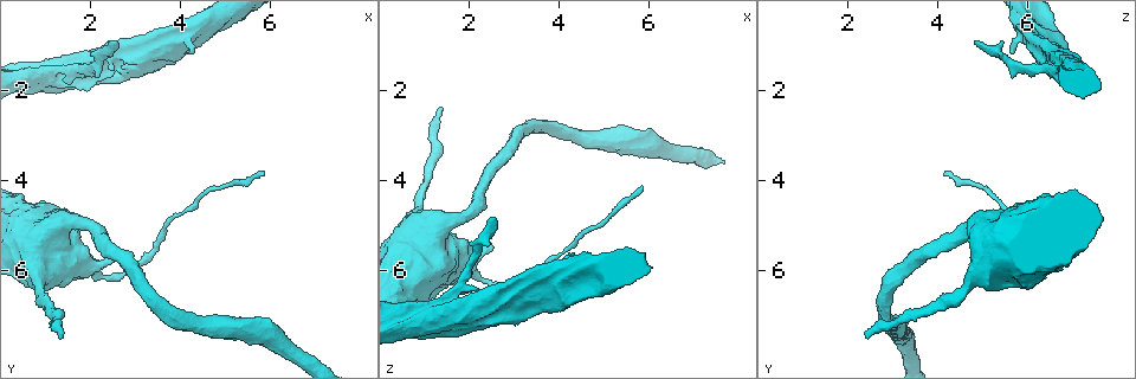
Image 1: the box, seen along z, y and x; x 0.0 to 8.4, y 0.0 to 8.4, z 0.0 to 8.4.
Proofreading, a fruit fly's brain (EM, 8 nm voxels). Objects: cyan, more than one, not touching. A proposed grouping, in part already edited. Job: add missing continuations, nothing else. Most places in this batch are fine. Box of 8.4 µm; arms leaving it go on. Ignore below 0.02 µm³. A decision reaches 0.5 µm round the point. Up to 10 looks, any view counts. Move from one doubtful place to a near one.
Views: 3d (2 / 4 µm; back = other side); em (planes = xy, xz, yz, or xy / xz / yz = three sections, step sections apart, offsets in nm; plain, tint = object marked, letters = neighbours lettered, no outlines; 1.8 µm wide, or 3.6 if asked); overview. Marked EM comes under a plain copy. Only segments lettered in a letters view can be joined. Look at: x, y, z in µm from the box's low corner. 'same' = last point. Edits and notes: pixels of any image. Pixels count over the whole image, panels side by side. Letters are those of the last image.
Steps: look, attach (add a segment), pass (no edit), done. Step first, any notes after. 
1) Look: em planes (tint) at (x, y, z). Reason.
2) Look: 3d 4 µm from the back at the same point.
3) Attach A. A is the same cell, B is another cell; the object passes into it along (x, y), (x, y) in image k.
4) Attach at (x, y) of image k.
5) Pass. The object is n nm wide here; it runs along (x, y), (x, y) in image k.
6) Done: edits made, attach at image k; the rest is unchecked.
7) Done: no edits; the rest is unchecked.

Look: em planes (letters) at (2.50, 1.00, 4.85). Thin end.

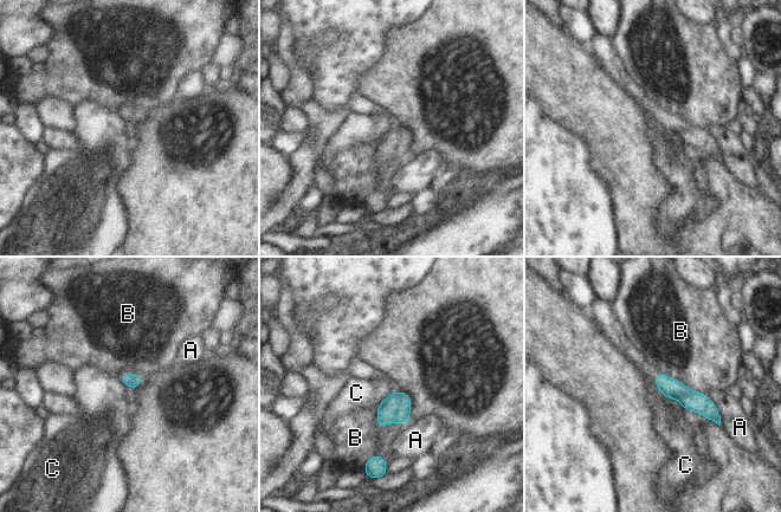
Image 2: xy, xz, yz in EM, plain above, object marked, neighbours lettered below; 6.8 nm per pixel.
Pass. A, B and C are other cells; it runs along (657, 380), (699, 402), (717, 419) in image 2; none of them fits.

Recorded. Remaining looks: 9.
Look: em yz step 16 (letters) at (2.55, 5.70, 5.45). Thick end.

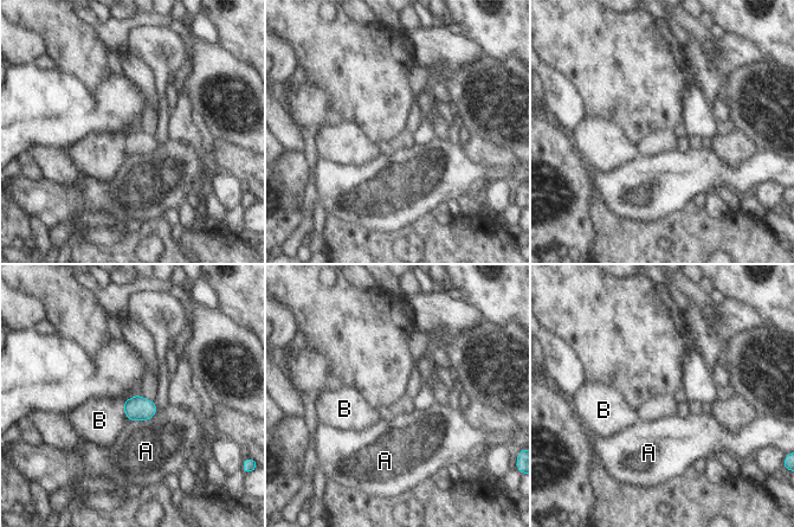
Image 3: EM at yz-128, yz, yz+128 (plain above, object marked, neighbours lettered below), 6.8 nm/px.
Look: em planes (letters) at the same point.

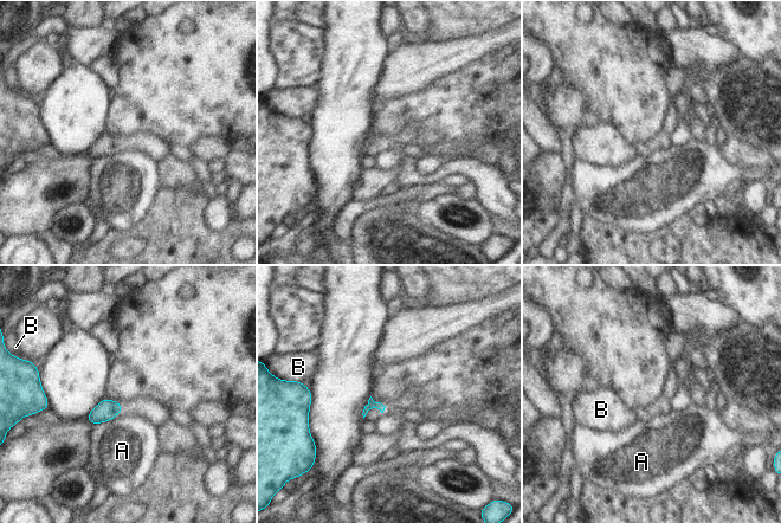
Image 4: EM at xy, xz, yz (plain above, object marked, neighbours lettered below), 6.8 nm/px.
Pass. A and B are other cells; a border runs along (120, 412), (111, 419), (95, 425) in image 4; no lettered segment goes on from it.

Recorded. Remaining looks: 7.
Look: 3d 4 µm at (1.35, 7.50, 2.45). An open end.

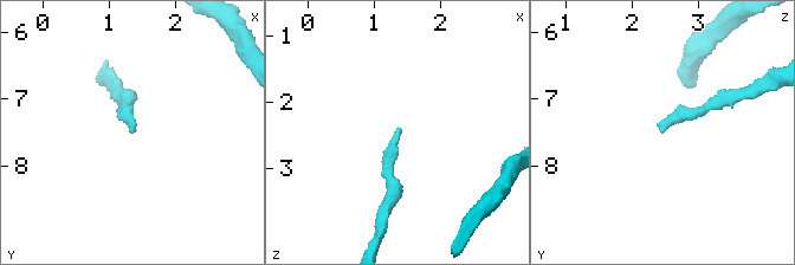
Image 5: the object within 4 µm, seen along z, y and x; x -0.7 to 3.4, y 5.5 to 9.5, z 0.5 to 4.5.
Look: em 3.6 µm planes (tint) at (1.35, 7.50, 2.45). Shape alone is not enough.

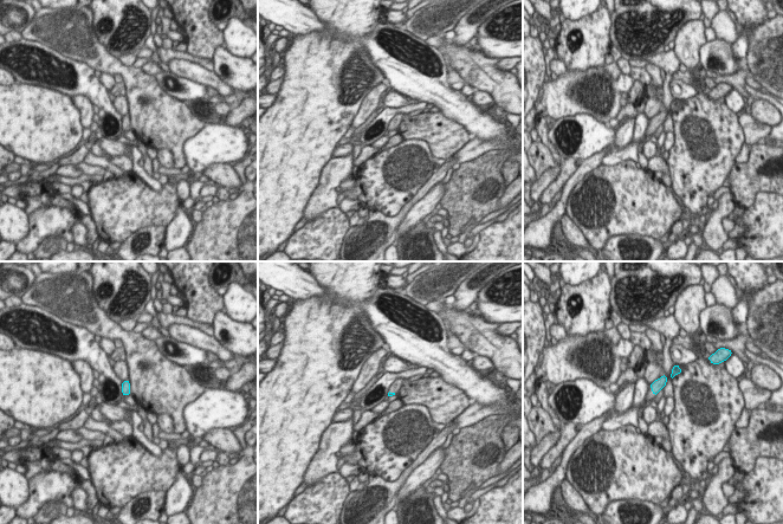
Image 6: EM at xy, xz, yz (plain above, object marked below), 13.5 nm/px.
Look: em 3.6 µm planes (letters) at the same point.

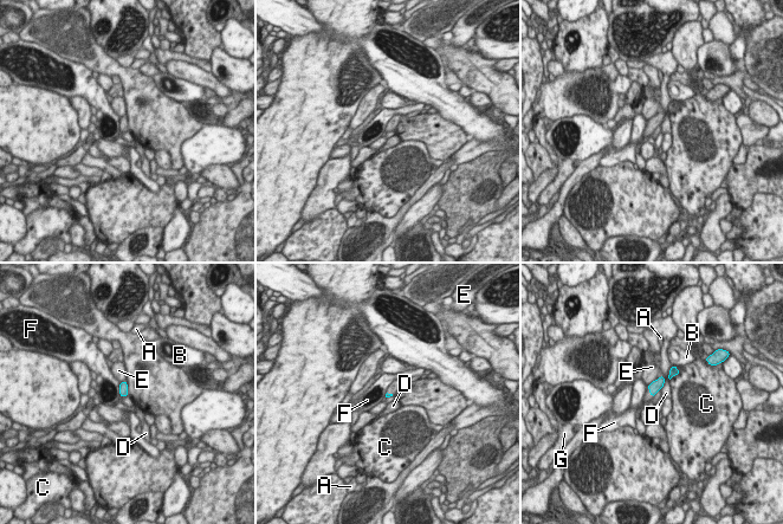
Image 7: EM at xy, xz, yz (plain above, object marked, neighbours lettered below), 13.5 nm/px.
Attach G. G is the same cell, A, B, C, D, E and F are other cells; the object passes into it along (655, 386), (651, 394), (648, 398) in image 7; it goes on there.

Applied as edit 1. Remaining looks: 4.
Look: overview. Redraw.

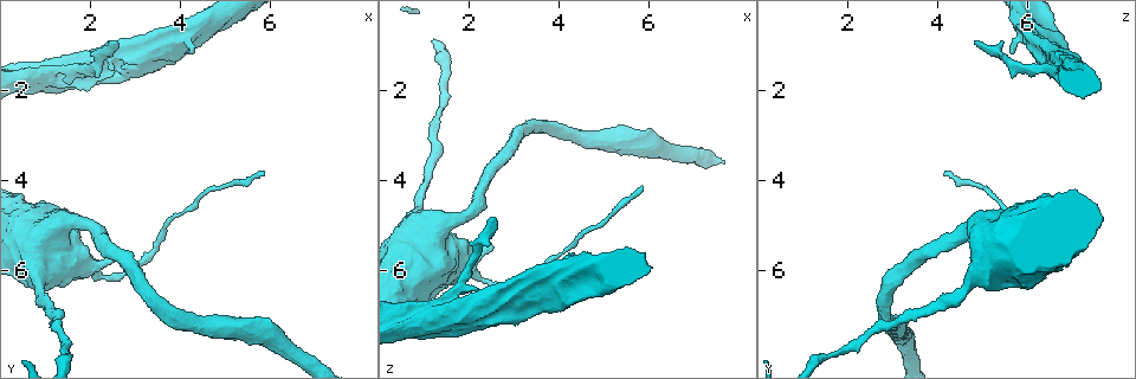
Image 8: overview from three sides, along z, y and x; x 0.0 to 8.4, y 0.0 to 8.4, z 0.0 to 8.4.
Look: 3d 2 µm at (5.85, 3.80, 4.15). Branch stops here.

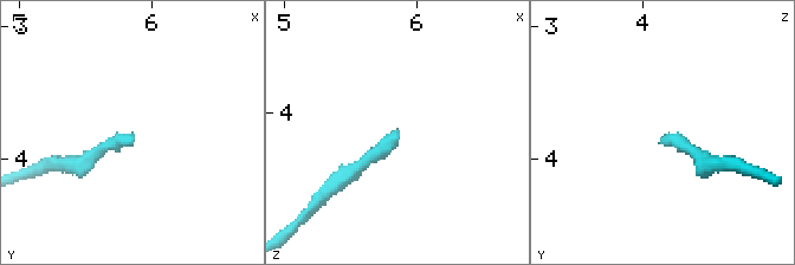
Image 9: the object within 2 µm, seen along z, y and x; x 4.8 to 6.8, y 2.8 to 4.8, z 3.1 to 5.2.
Look: em xy step 8 (letters) at (5.86, 3.82, 4.20). Shape alone is not enough.

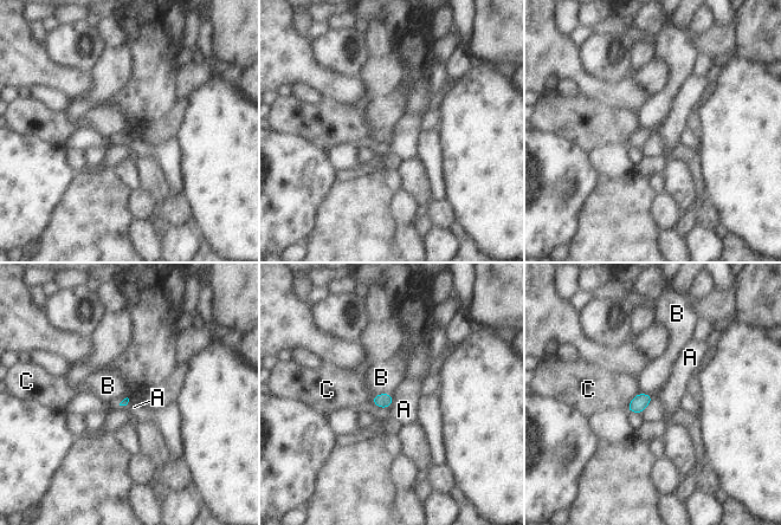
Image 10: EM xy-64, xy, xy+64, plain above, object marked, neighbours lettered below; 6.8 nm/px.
Look: em planes (letters) at the same point. Another direction.

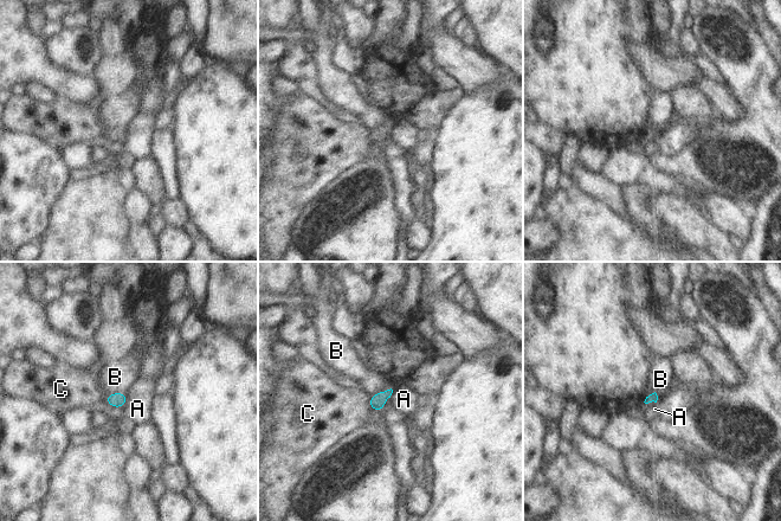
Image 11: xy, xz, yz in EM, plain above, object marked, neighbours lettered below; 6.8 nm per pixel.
Pass. A, B and C are other cells; a border runs along (656, 392), (657, 399), (645, 404) in image 11; none of them fits.

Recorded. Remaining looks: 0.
Done: edits made, attach at image 7; the rest is unchecked.

